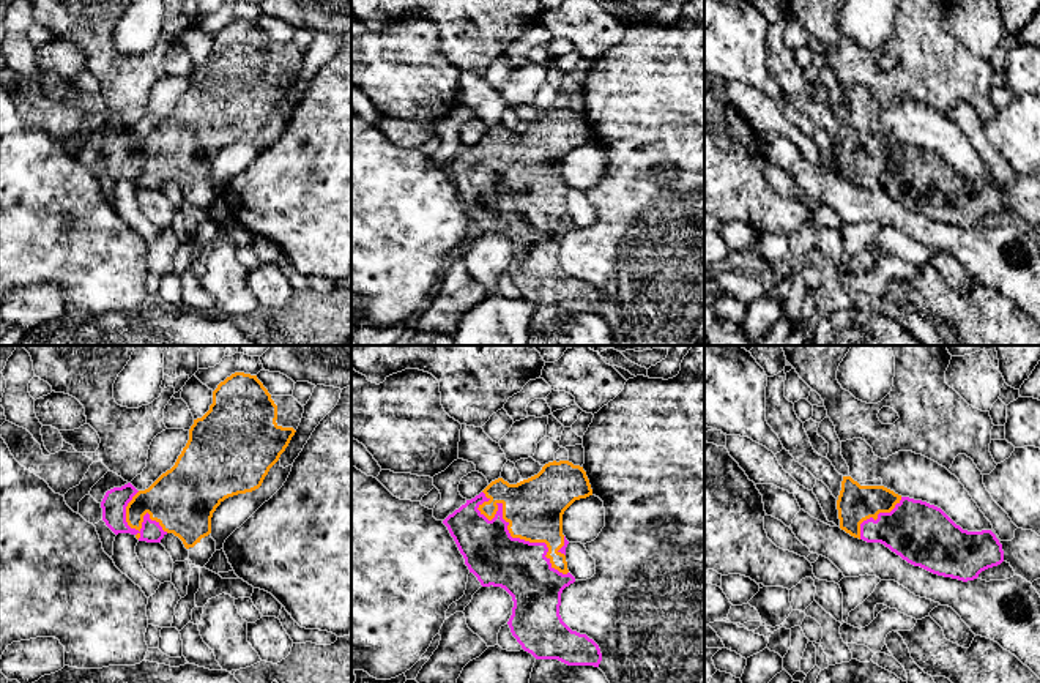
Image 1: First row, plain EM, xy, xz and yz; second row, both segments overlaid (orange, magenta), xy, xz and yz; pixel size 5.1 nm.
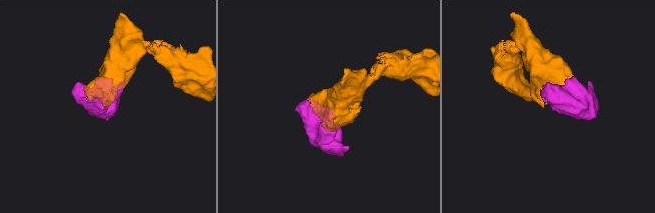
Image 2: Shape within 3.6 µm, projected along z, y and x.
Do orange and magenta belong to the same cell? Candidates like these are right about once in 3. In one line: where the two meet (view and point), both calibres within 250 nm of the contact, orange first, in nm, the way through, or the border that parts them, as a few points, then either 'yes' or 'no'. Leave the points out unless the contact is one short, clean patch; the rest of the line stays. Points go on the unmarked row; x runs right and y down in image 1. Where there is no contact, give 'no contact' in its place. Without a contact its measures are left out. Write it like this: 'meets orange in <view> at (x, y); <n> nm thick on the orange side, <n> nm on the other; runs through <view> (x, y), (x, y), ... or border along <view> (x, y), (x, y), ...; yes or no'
meets orange in xz at (509, 179); 300 nm thick on the orange side, 280 nm on the other; yes

